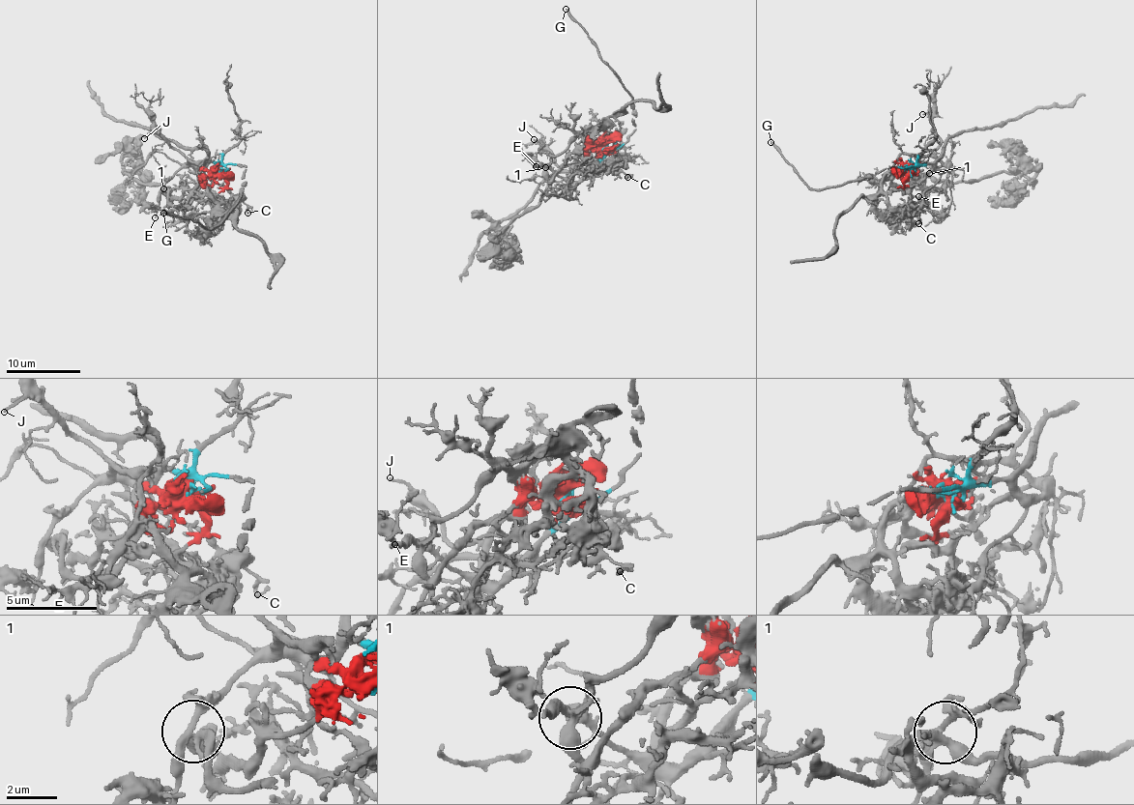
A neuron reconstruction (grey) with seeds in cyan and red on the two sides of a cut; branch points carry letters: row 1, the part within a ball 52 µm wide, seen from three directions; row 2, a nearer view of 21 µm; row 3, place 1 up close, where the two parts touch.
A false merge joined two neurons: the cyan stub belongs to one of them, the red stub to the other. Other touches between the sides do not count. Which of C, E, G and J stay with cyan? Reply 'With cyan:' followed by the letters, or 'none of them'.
With cyan: C, E, G, J

